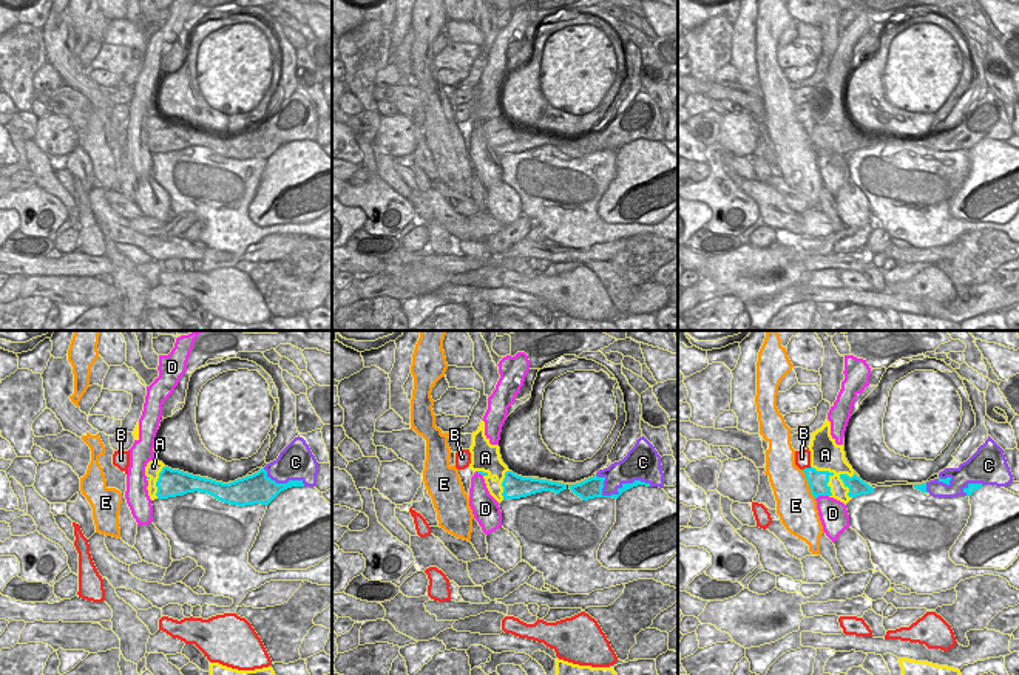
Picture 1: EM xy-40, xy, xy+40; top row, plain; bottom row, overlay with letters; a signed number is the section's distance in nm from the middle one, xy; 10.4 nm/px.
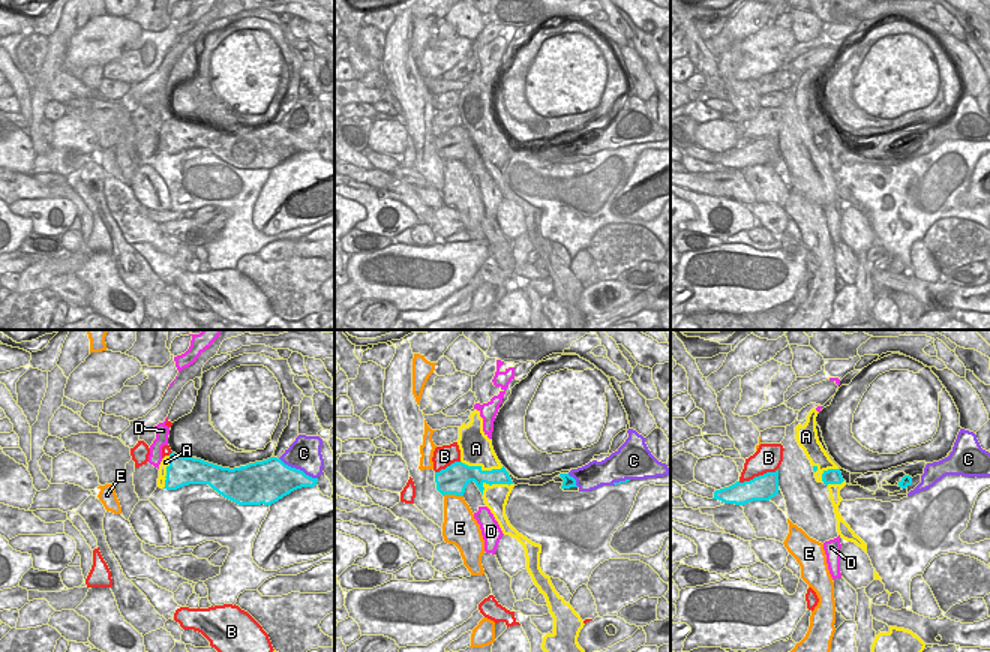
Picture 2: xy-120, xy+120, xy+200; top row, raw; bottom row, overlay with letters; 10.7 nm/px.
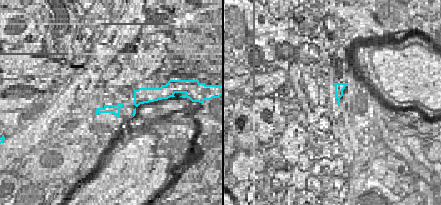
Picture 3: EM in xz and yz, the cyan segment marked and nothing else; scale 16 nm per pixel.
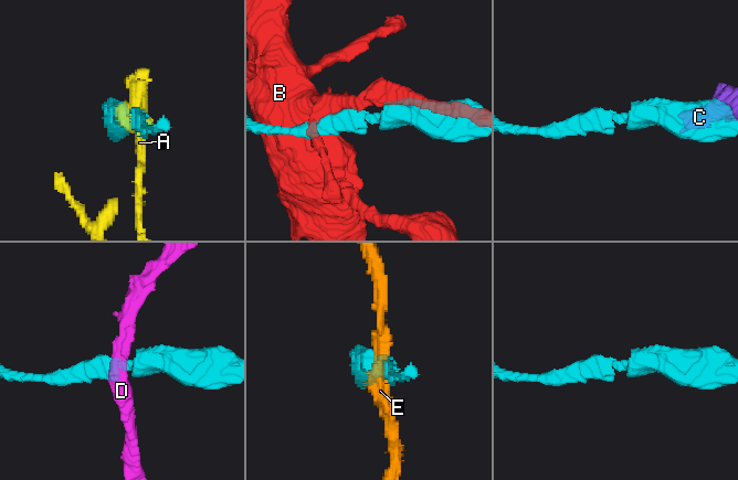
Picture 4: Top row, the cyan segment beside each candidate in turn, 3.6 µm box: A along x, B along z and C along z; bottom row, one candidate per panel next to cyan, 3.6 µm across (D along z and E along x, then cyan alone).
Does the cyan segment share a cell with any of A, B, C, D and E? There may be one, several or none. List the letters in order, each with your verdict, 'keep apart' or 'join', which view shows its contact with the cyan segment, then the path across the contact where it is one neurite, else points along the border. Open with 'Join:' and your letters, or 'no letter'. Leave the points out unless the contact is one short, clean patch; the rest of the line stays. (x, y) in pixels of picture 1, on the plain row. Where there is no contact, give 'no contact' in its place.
Join: no letter
A: keep apart | xy+40
B: keep apart | xy+40
C: keep apart | xy
D: keep apart | xy+40 | along xy+40 (828, 149), (820, 149), (815, 153)
E: keep apart | xy+40

